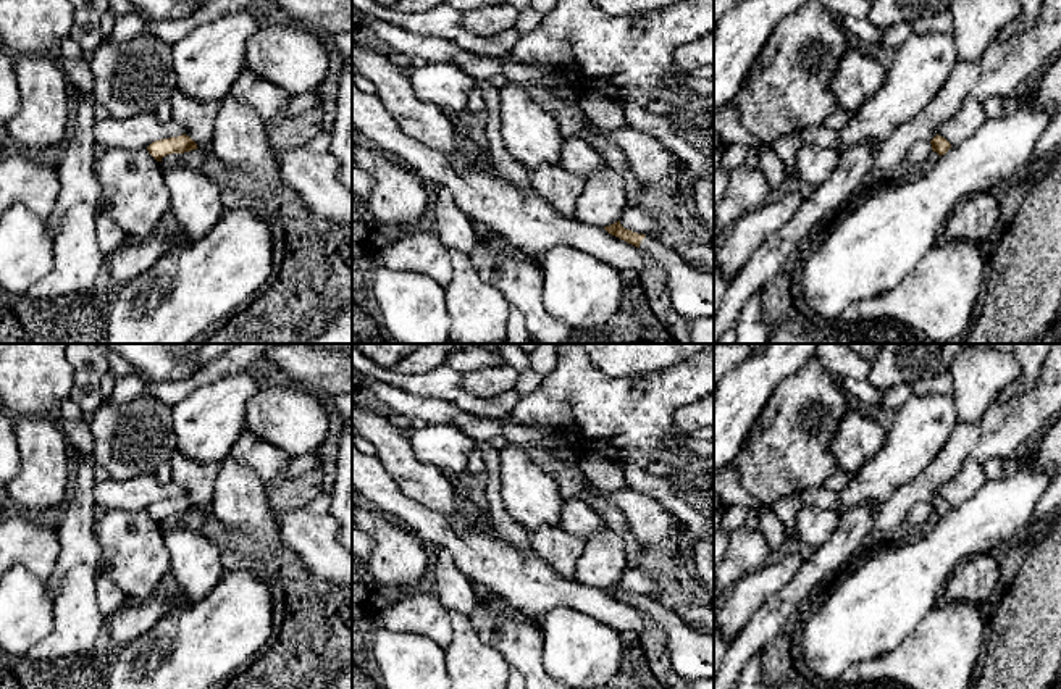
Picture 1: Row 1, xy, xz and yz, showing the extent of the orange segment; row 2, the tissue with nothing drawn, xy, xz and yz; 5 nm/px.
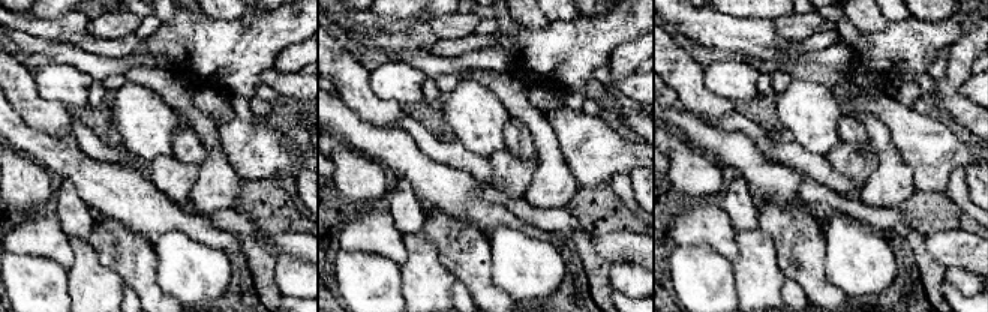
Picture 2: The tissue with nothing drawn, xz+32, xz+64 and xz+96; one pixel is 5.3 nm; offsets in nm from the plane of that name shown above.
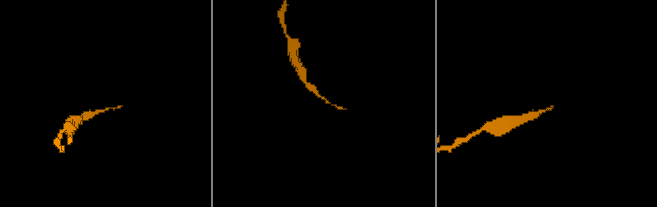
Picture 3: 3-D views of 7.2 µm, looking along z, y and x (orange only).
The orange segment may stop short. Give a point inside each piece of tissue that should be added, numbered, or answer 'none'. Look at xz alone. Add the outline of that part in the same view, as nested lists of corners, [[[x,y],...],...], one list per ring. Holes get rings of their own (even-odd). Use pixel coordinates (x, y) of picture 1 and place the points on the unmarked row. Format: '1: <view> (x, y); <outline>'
1: xz (691, 654); [[[644,599],[640,610],[667,634],[667,649],[675,673],[685,679],[714,679],[714,636],[686,626],[673,608]]]

